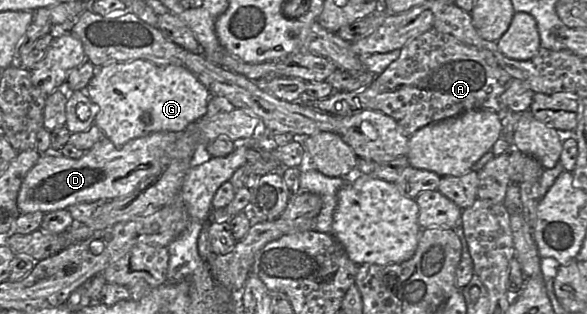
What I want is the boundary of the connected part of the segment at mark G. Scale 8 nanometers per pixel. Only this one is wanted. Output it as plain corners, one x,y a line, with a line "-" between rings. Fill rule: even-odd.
145,59
96,68
86,94
99,107
94,123
117,147
159,131
180,132
207,112
209,90
186,68

